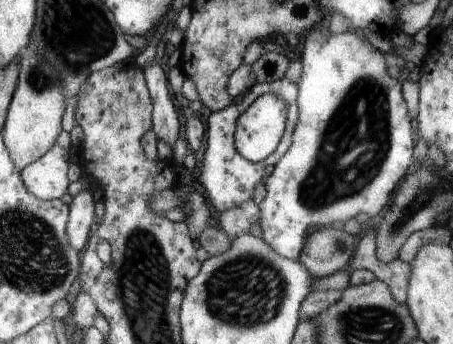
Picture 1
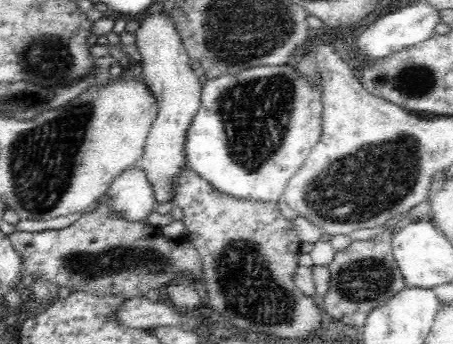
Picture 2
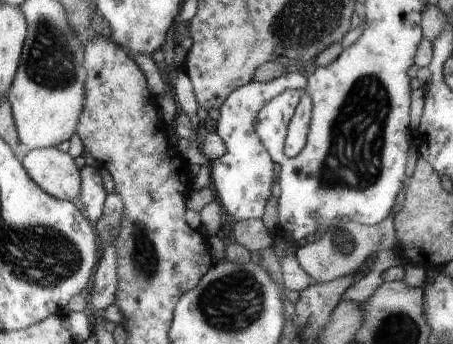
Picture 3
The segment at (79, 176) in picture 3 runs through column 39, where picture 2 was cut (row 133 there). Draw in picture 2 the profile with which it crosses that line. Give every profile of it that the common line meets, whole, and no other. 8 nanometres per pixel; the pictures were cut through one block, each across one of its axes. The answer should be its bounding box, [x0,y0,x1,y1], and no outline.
[136,12,202,206]

